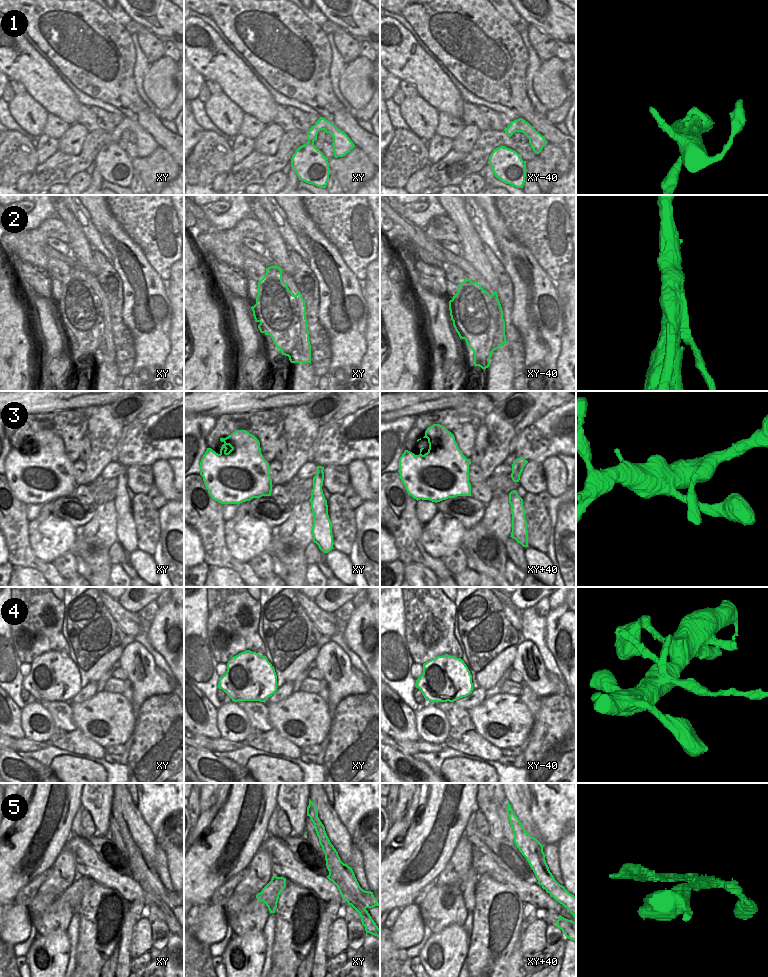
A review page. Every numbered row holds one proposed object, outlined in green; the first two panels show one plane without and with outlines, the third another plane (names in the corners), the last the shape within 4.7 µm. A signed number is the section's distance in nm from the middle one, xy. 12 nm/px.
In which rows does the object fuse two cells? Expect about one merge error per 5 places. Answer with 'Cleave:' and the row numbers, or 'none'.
Cleave: 2, 5

